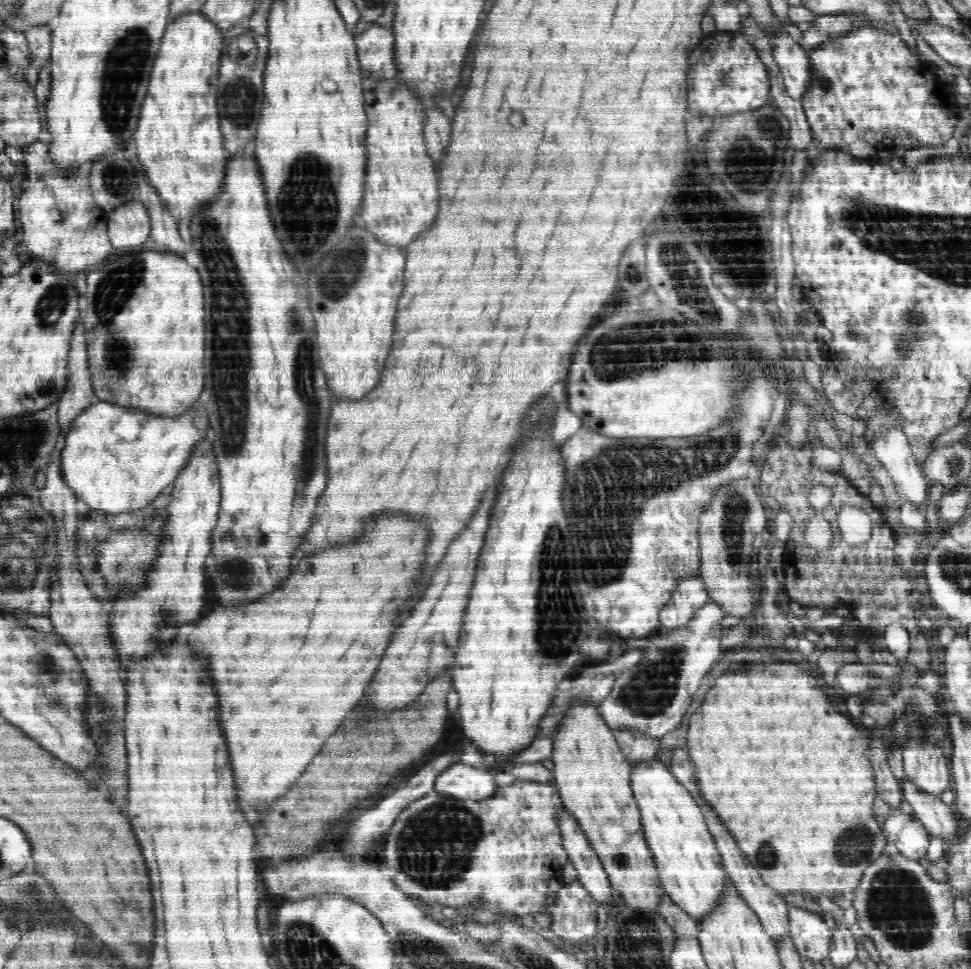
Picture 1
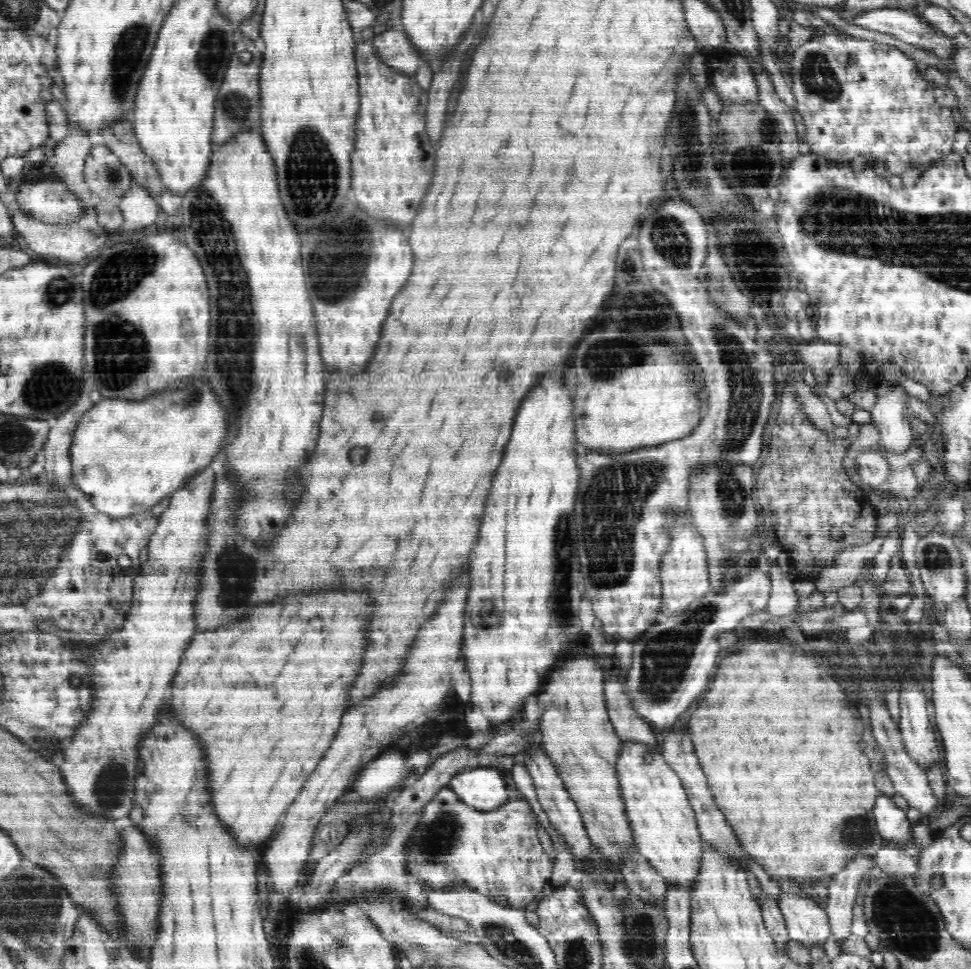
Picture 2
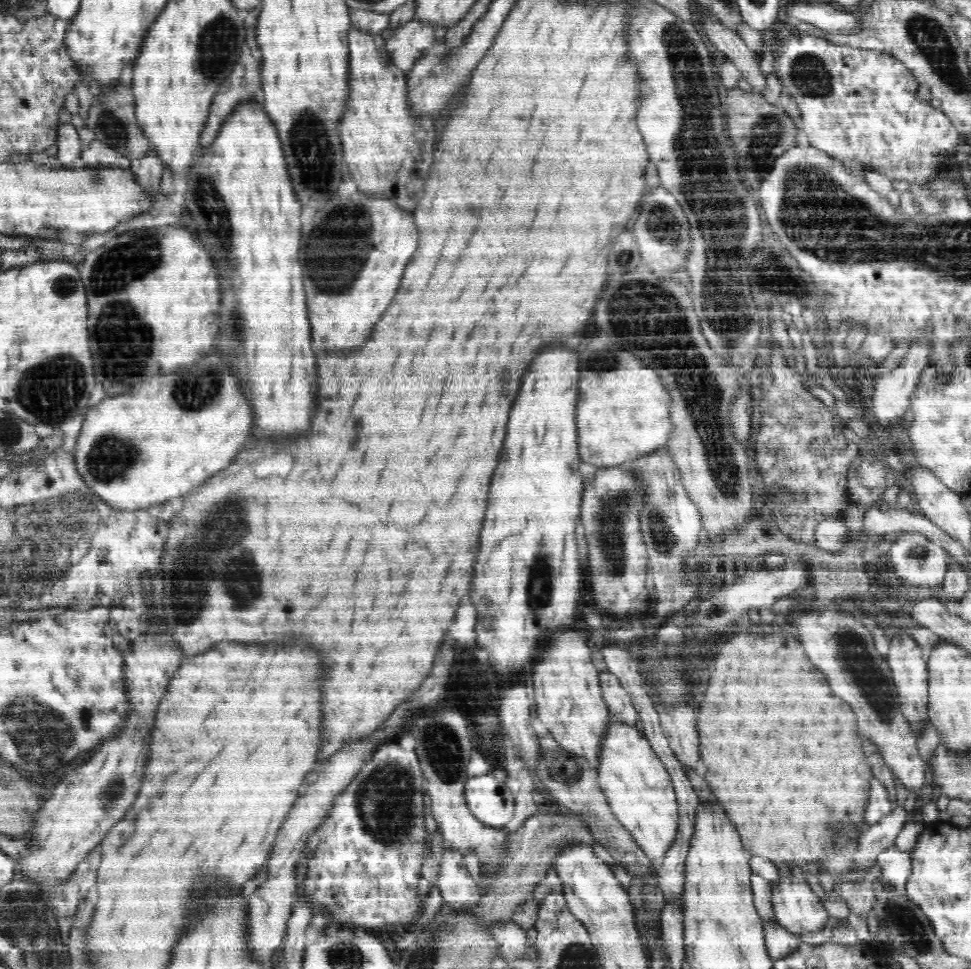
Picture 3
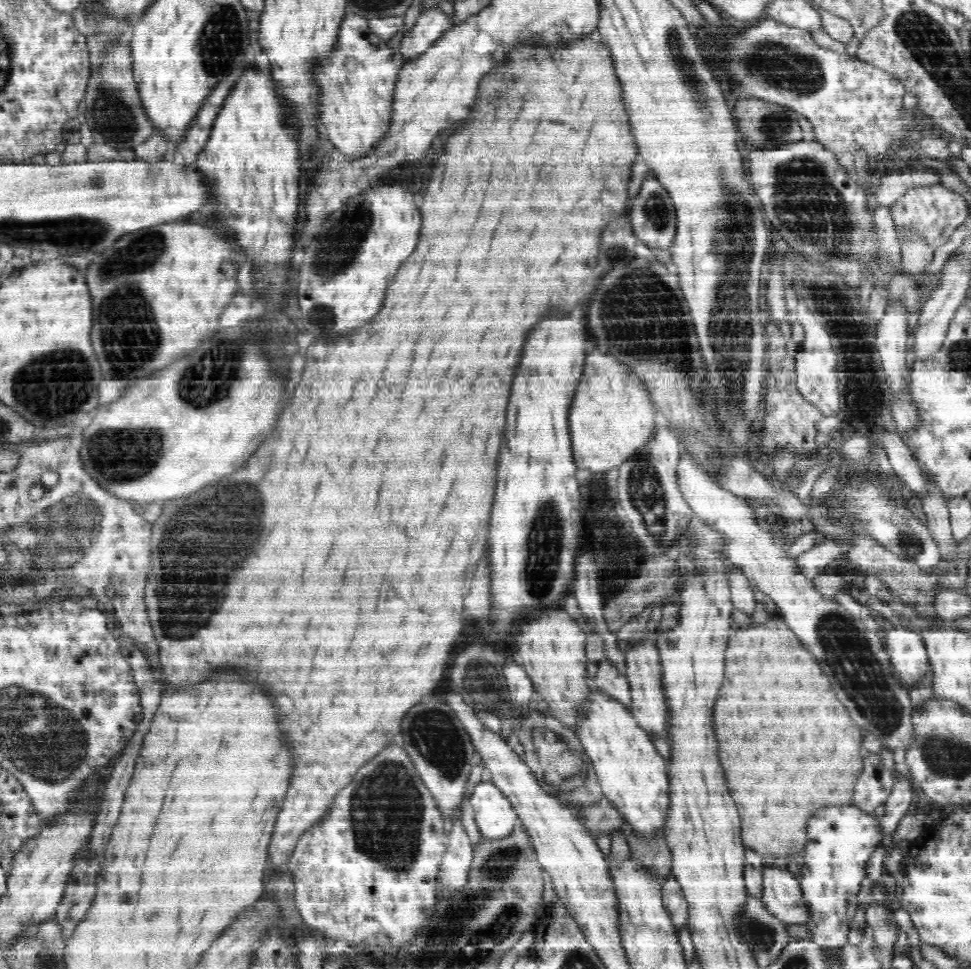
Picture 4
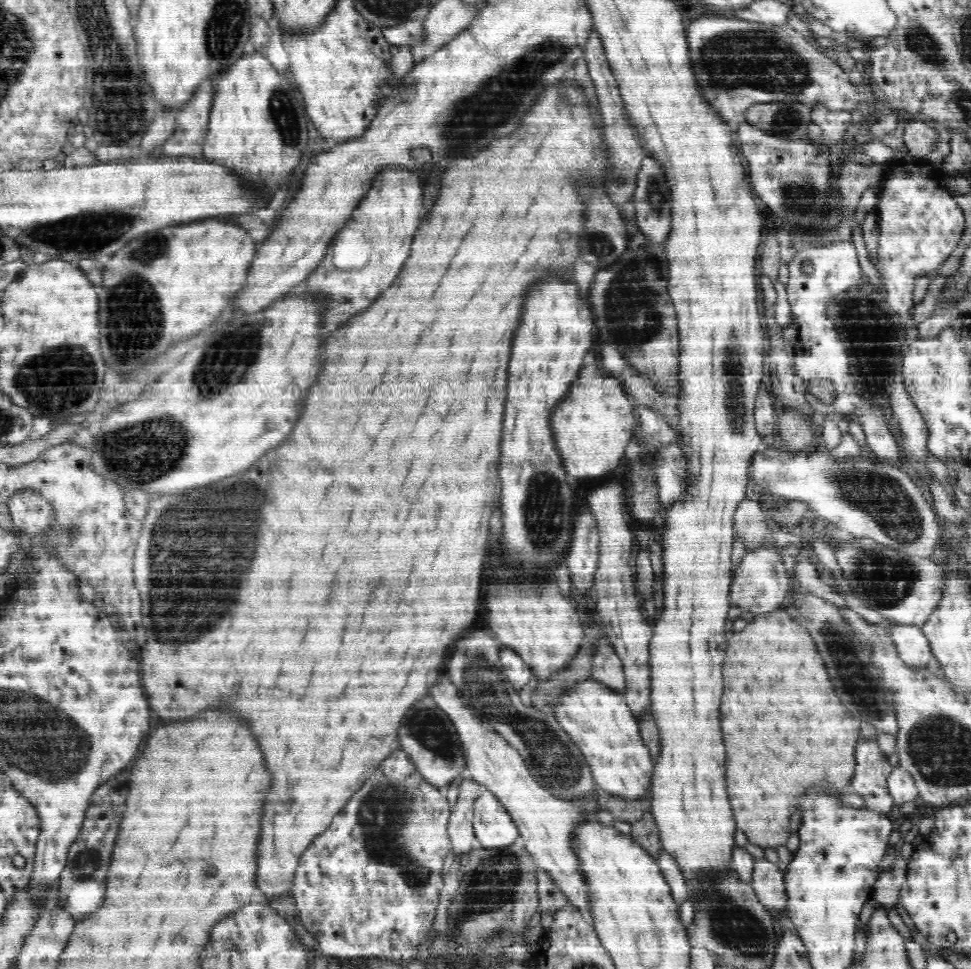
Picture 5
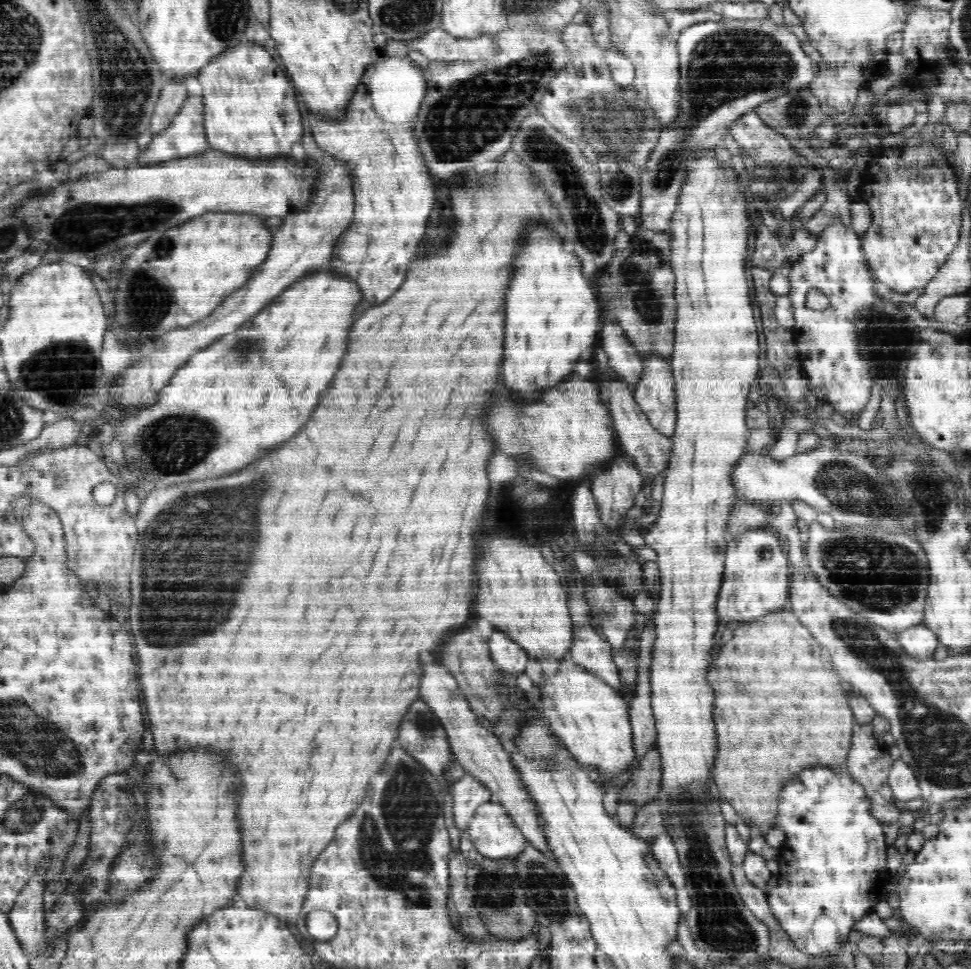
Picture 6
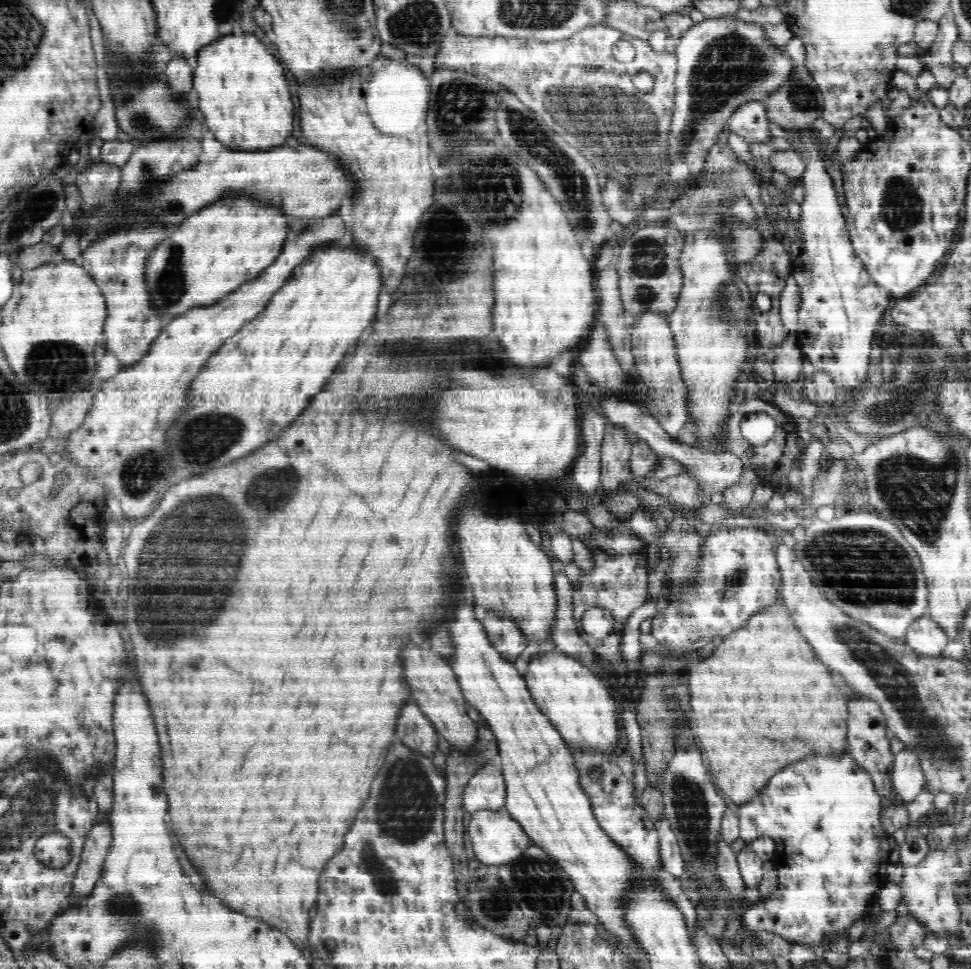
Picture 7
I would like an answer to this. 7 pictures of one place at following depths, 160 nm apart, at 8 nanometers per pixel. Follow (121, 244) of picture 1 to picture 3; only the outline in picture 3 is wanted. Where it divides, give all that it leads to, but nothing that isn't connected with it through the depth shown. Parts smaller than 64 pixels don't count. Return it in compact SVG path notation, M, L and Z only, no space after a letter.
M152 150L144 158L132 160L129 169L131 178L134 178L134 184L137 184L148 198L154 198L160 194L160 180L164 166Z

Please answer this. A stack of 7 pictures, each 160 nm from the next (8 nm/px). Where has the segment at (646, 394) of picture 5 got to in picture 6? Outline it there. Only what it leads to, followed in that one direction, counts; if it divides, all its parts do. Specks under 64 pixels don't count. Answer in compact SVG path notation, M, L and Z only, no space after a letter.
M604 320L604 328L602 328L600 336L602 336L602 346L606 350L606 354L602 355L608 361L610 369L616 373L615 378L636 386L644 374L644 358L635 352L634 347L630 346L627 337L622 332L618 332L618 328L614 328L614 324L606 324L606 320Z

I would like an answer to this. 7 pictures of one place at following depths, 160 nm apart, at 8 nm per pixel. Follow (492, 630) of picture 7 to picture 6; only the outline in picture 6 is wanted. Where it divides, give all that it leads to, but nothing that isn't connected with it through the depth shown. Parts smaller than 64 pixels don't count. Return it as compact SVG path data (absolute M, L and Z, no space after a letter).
M498 630L492 632L487 643L491 657L503 672L514 677L525 672L528 656L526 656L526 652L522 652L522 647L518 646L518 643L514 644L514 640L510 640L510 638L506 640L506 636L502 636L502 632L498 632Z

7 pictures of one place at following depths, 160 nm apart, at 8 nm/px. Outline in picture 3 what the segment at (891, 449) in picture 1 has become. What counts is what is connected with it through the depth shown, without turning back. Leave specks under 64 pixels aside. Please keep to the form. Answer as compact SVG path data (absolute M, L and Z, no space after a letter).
M920 342L910 347L901 364L890 374L884 374L886 380L874 381L872 414L884 431L902 420L910 406L910 395L918 384L920 374L928 367L927 346Z

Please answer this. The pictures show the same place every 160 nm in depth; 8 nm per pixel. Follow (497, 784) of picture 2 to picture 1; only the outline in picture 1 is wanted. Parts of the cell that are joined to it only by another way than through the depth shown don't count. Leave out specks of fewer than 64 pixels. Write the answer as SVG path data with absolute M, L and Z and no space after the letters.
M464 763L448 766L435 783L435 793L452 794L456 799L482 801L491 798L498 790L494 776Z

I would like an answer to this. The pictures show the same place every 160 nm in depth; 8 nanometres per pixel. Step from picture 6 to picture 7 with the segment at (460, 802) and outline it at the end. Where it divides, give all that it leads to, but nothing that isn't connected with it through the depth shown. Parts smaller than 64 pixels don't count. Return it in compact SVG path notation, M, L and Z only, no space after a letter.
M490 762L479 768L463 788L464 812L483 809L500 811L505 807L507 791L500 763Z

